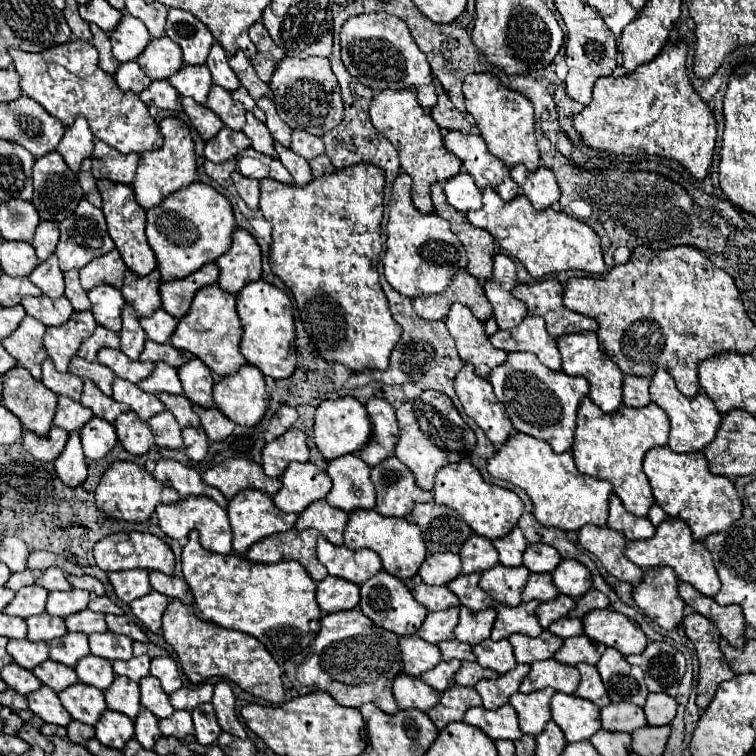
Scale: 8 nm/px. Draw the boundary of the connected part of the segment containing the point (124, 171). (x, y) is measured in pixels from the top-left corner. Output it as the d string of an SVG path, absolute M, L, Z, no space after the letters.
M95 140L91 162L93 162L95 178L109 178L113 182L131 184L135 178L139 154L121 154L115 148L111 148L109 144Z

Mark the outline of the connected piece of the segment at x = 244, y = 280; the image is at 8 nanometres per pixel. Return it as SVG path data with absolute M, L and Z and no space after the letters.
M237 228L233 232L233 246L229 252L225 252L217 266L221 270L219 274L219 286L225 292L237 294L243 286L249 282L255 282L261 278L261 248L257 240L247 232Z

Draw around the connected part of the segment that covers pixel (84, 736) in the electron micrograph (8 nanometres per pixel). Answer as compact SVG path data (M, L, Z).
M73 720L69 726L67 726L67 738L71 742L77 742L77 744L85 744L89 738L95 736L95 728L93 726L87 726L87 724L81 724L77 720Z

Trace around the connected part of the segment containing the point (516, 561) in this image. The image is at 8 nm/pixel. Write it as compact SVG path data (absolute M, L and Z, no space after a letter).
M517 526L503 538L493 540L493 546L497 548L499 562L503 566L521 566L523 564L523 552L527 548L527 542L525 542L525 536L521 534L521 530L517 530Z

